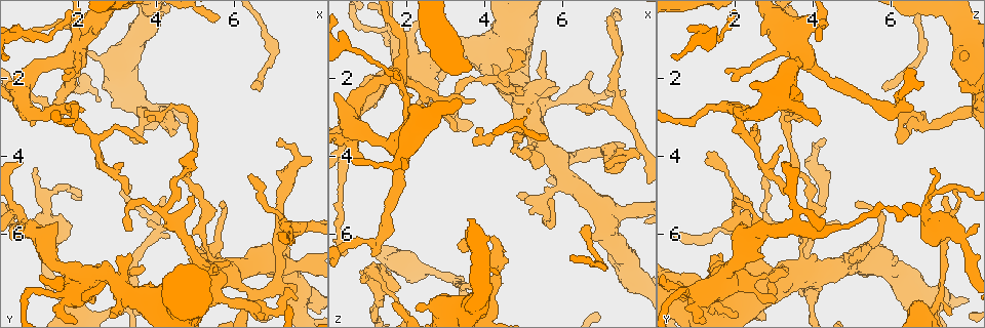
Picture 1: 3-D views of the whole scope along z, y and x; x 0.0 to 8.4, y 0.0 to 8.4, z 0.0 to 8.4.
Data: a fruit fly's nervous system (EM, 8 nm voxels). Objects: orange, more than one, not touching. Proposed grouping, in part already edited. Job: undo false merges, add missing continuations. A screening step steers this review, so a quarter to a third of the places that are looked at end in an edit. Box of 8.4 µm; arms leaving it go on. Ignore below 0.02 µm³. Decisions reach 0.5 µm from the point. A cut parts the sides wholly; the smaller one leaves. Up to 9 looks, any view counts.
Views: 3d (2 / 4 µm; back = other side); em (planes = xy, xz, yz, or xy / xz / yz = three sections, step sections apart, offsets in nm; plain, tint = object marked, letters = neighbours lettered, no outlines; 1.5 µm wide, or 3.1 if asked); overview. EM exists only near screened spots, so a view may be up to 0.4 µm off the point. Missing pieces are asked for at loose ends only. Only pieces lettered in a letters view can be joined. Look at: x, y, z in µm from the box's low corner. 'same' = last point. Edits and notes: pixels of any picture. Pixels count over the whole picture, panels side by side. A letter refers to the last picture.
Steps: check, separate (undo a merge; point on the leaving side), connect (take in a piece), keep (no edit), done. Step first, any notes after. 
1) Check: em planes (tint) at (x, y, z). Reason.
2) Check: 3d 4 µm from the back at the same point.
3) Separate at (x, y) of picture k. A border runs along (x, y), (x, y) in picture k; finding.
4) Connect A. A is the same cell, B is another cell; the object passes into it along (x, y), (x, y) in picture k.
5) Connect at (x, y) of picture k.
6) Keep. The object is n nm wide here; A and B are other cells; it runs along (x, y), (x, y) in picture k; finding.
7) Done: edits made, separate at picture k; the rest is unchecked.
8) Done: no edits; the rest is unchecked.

Check: 3d 2 µm at (0.85, 3.05, 4.25).

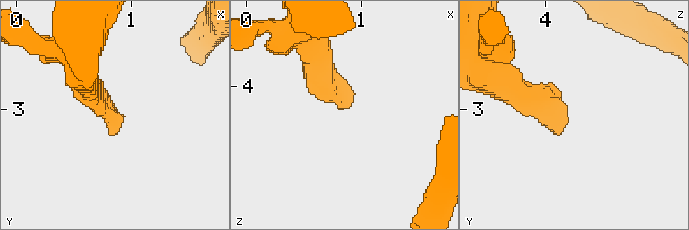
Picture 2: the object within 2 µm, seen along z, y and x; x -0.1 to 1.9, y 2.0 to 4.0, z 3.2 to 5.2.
Check: em planes (letters) at (0.88, 3.04, 4.18).

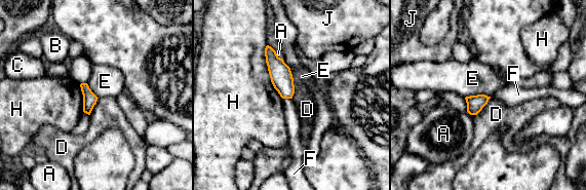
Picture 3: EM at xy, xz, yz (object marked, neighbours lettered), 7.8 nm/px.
Keep. A, B, C, D, E, F, H and J are other cells; a border runs along (289, 69), (292, 75), (292, 98) in picture 3; none of them fits.

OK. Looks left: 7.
Check: em xz step 4 (tint) at (3.80, 3.05, 3.30). An open end.

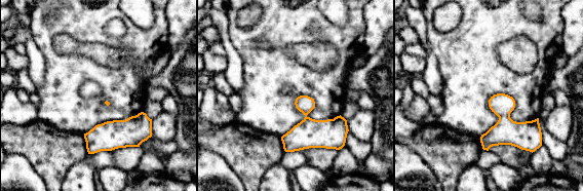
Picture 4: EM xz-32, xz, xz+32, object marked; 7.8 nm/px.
Check: em planes (letters) at the same point. Another direction.

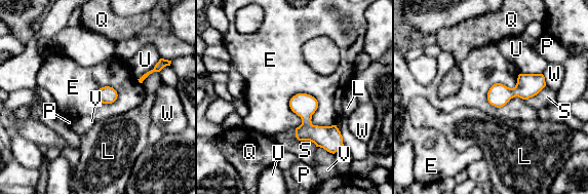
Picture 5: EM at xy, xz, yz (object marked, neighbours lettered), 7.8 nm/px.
Keep. E, L, P, Q, S, U, V and W are other cells; none of them fits.

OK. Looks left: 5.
Check: em yz step 4 (letters) at (5.30, 6.40, 3.75).

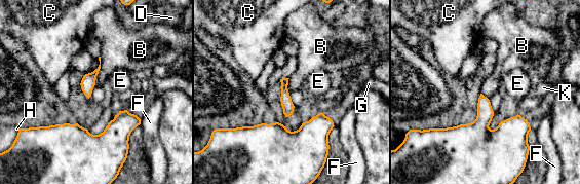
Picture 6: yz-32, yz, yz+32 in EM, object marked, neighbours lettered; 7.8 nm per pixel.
Keep. B, C, D, E, F, G, H and K are other cells; all the same cell.

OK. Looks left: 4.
Check: em planes (plain) at (3.15, 7.85, 7.15). Sharp bend.

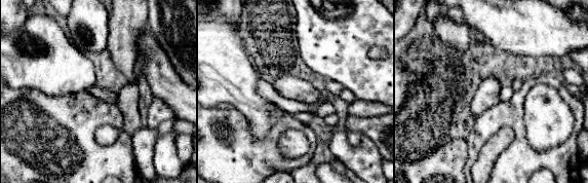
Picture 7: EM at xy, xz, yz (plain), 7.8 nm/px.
Check: em planes (tint) at the same point.

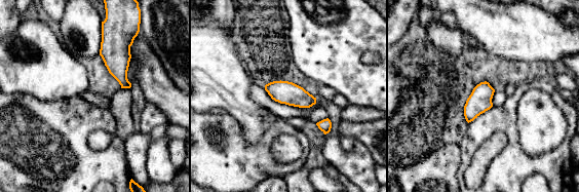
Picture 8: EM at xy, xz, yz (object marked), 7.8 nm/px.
Check: em planes (letters) at the same point. See the neighbours.

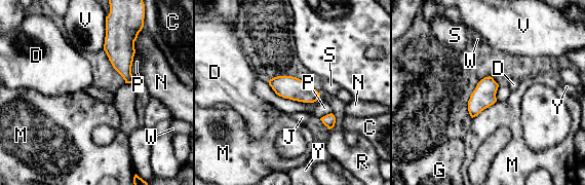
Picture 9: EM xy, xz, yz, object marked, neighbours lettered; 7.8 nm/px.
Keep. C, D, G, J, M, N, P, R, S, V, W and Y are other cells; a border runs along (497, 101), (472, 118) in picture 9; one cell here.

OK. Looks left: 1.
Done: no edits; the rest is unchecked.

